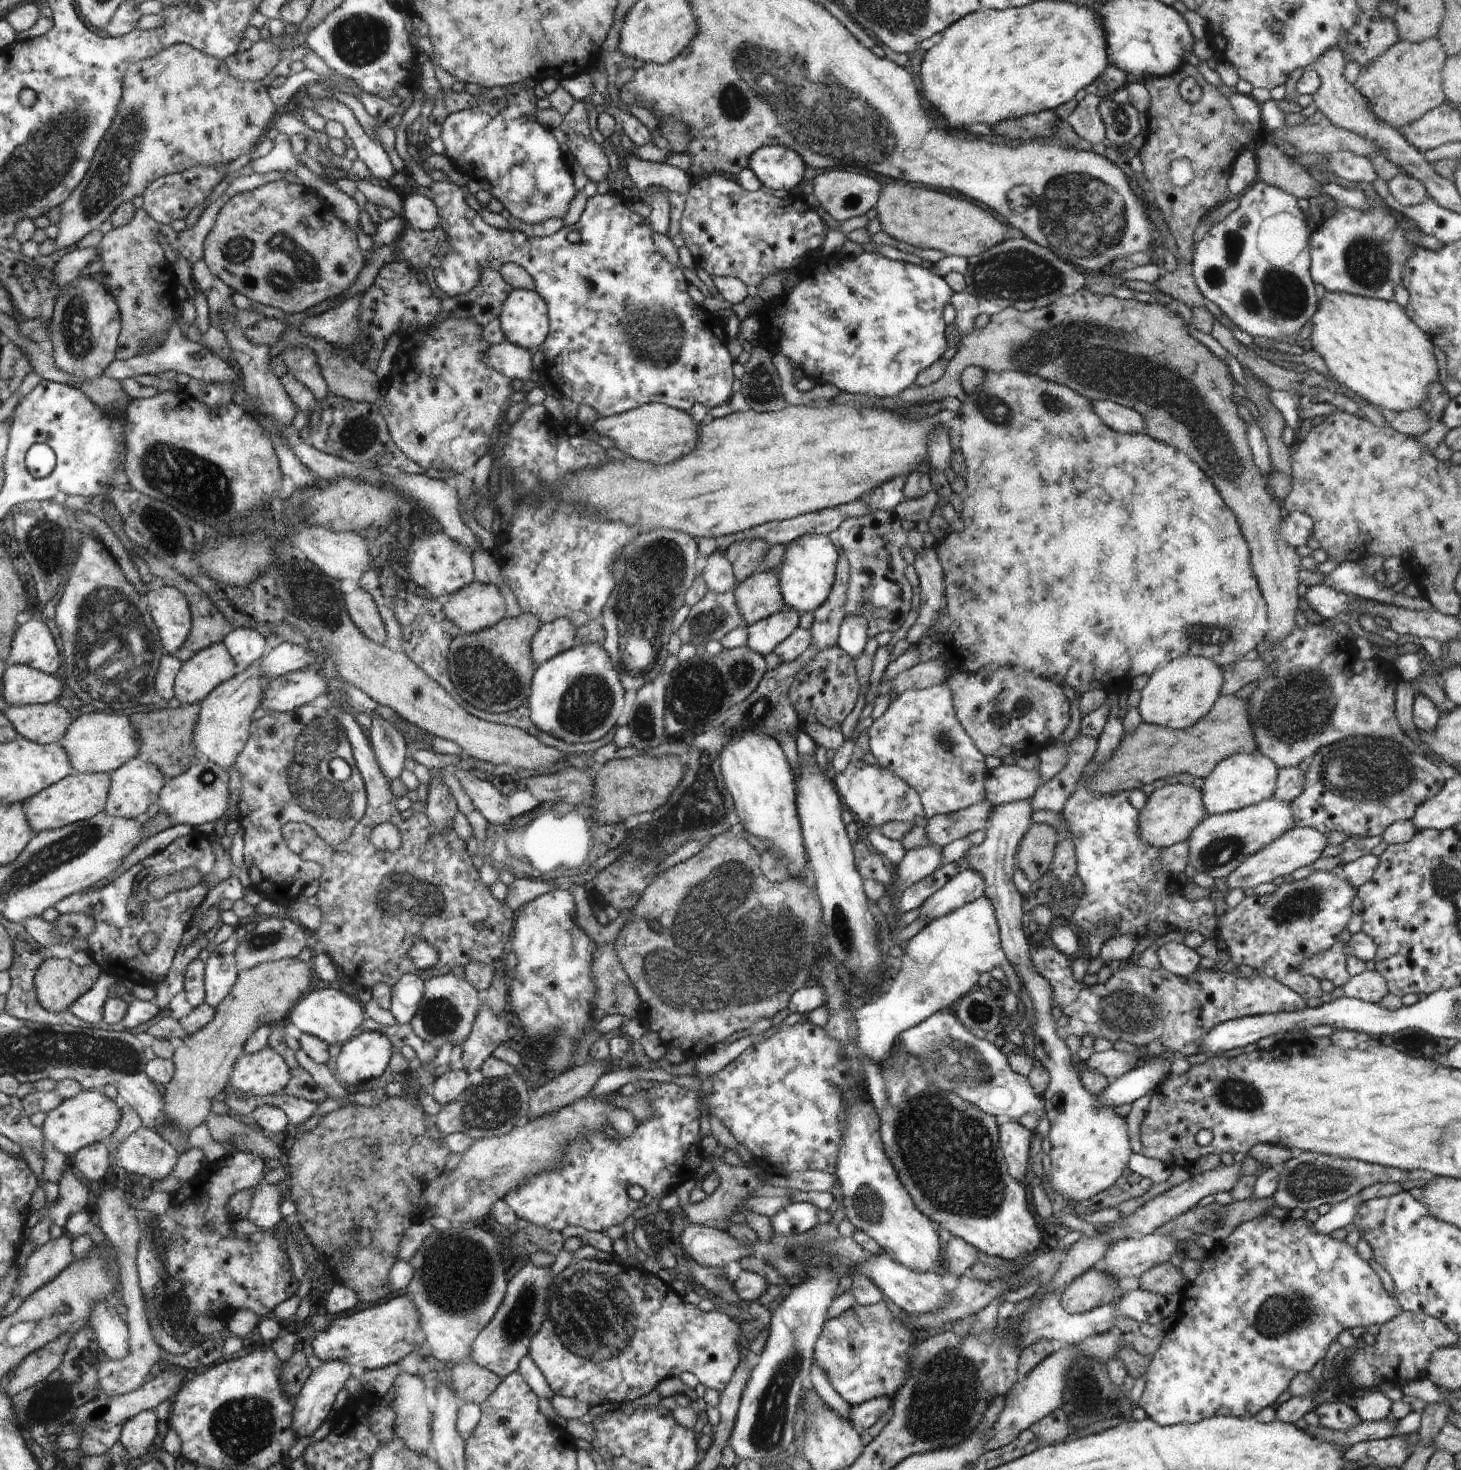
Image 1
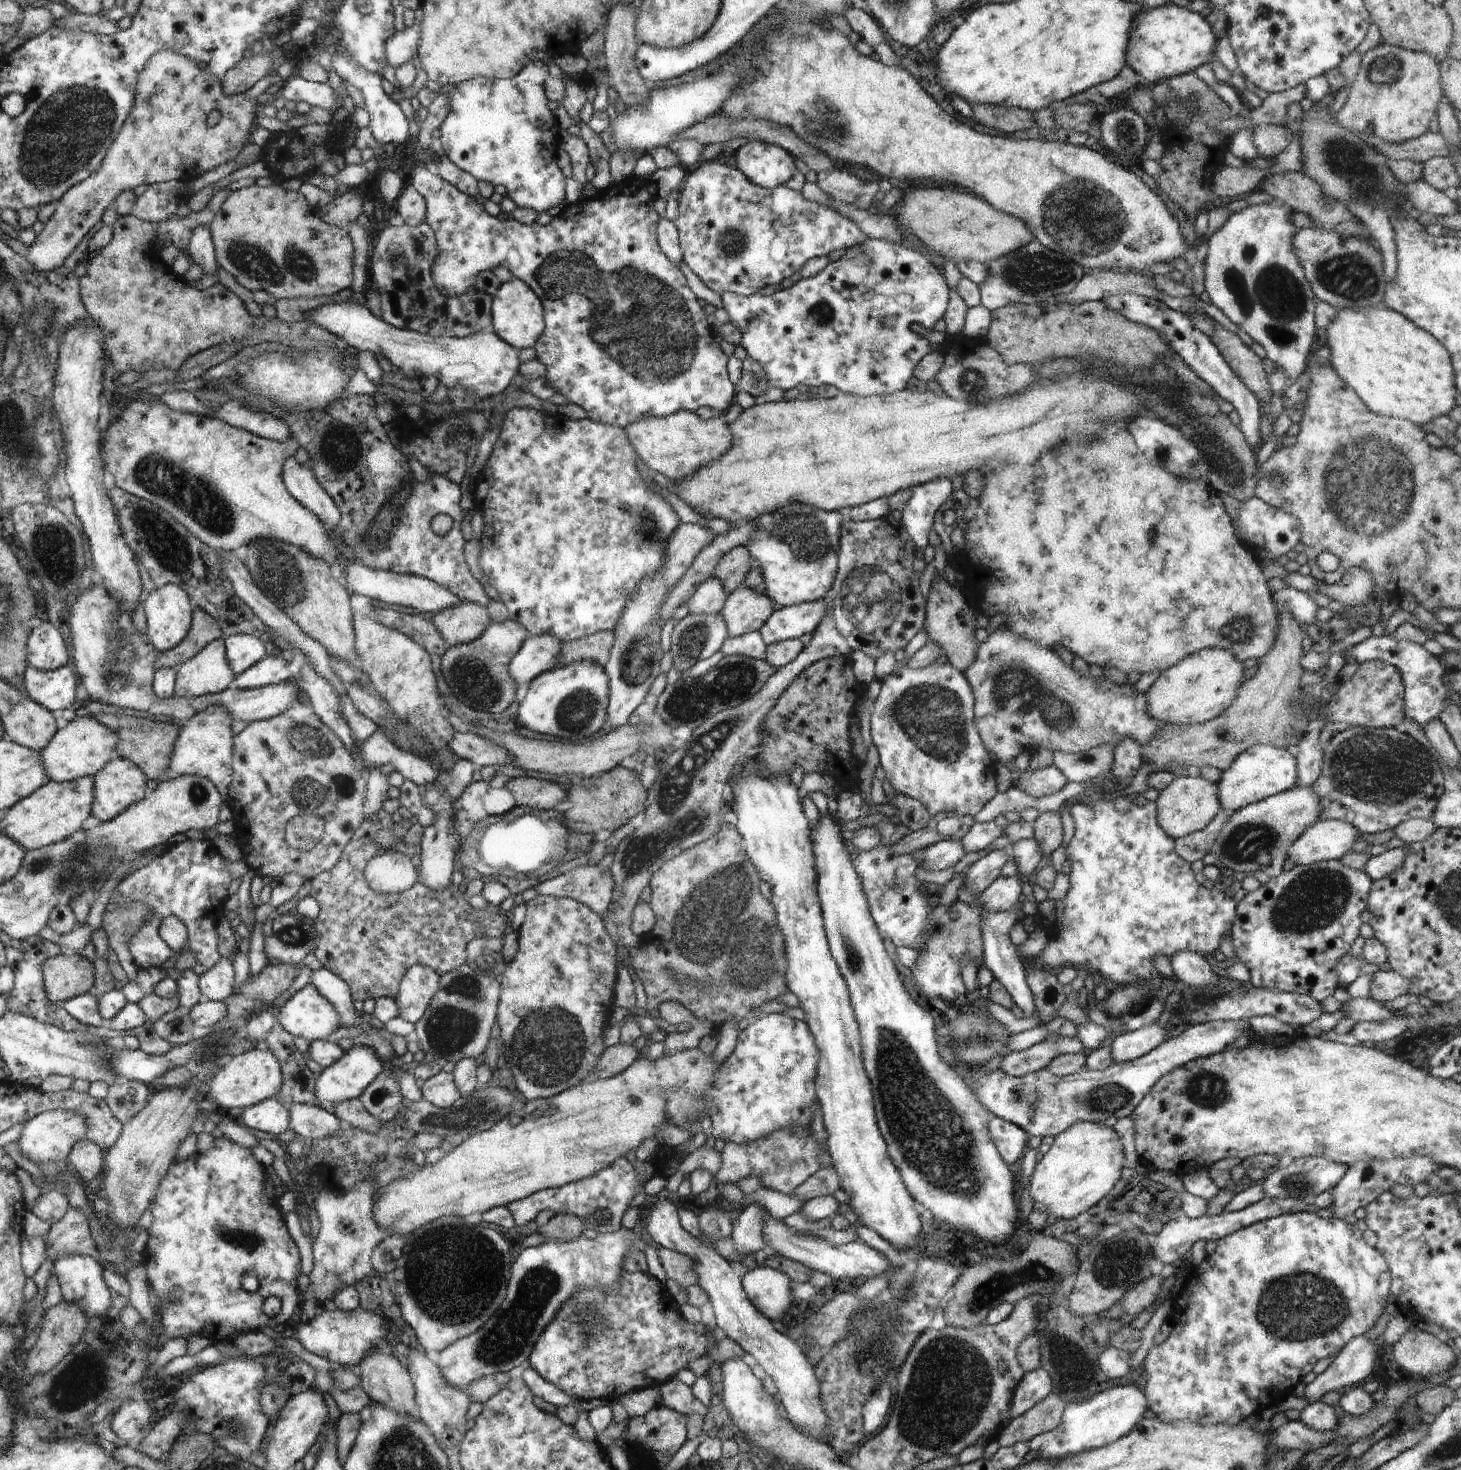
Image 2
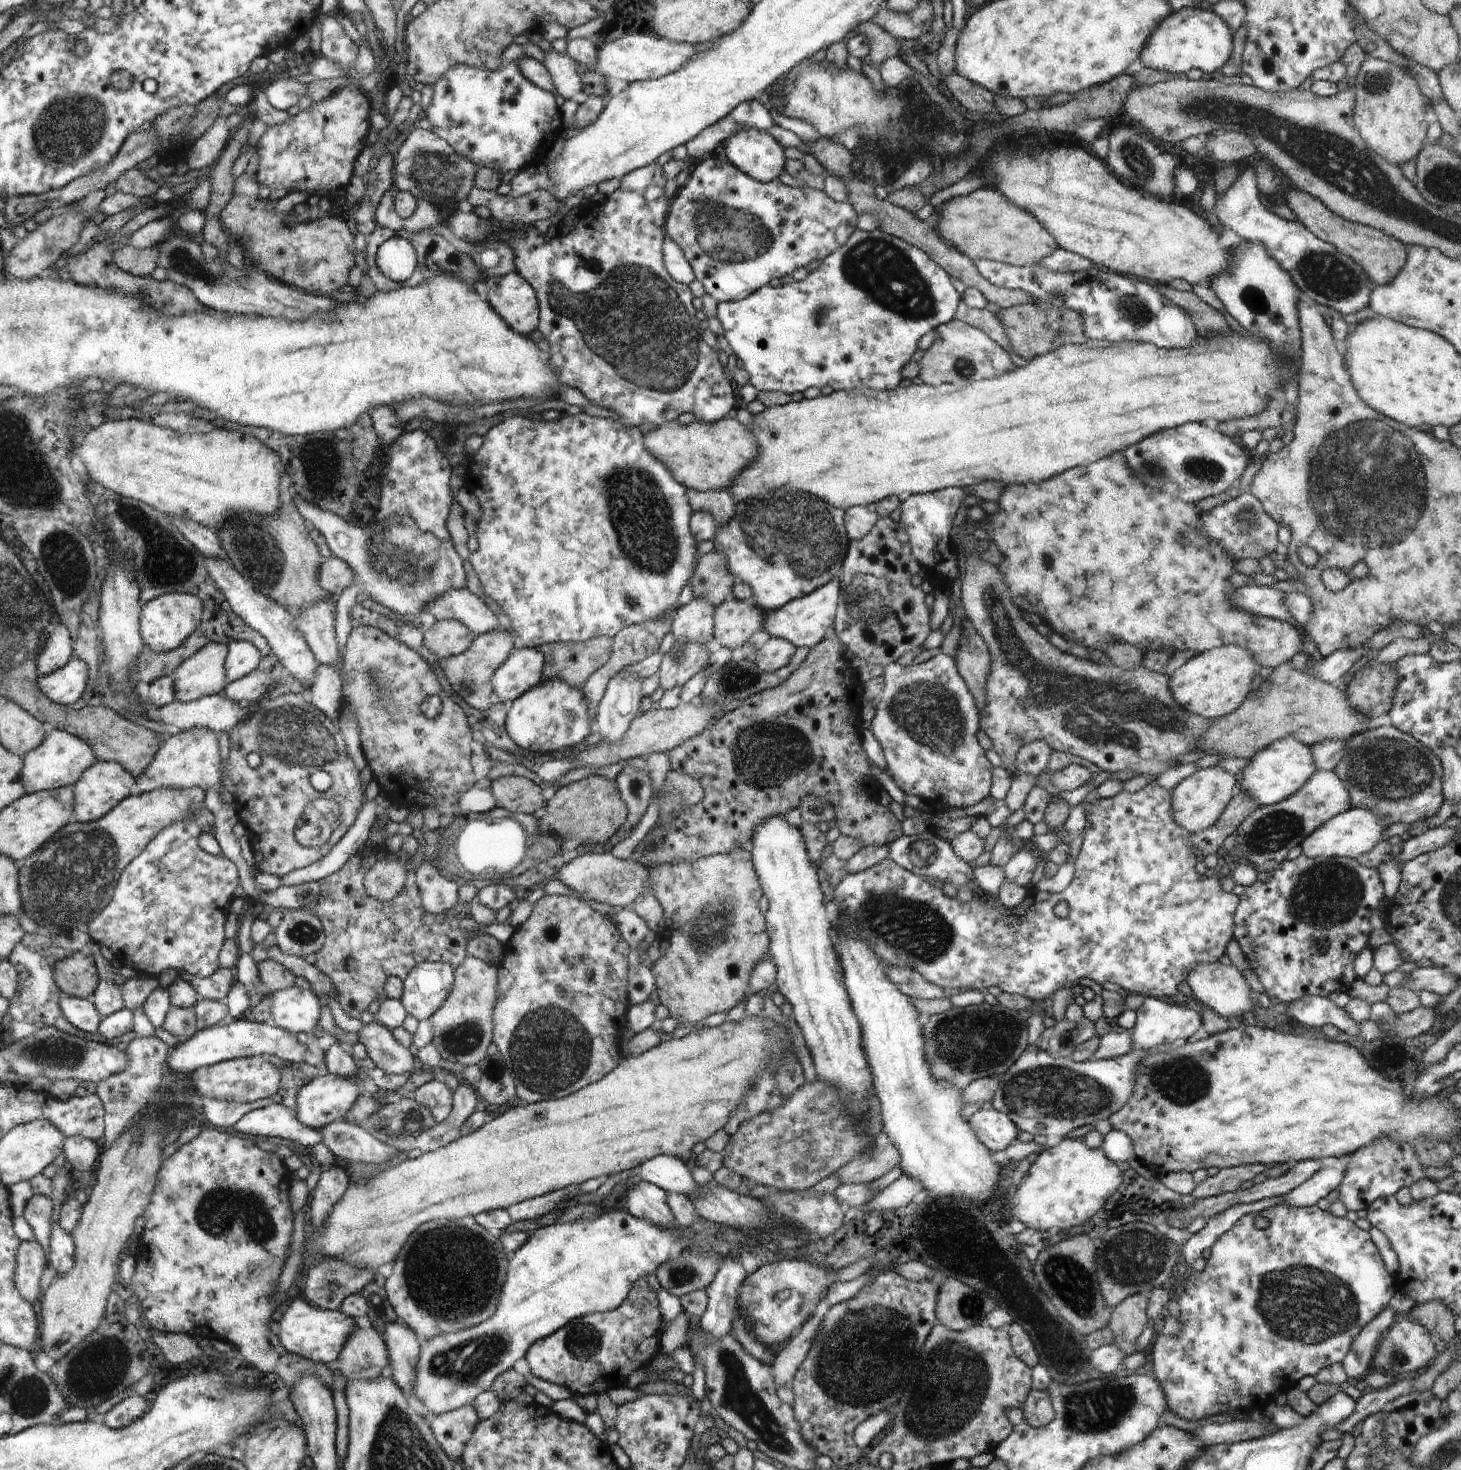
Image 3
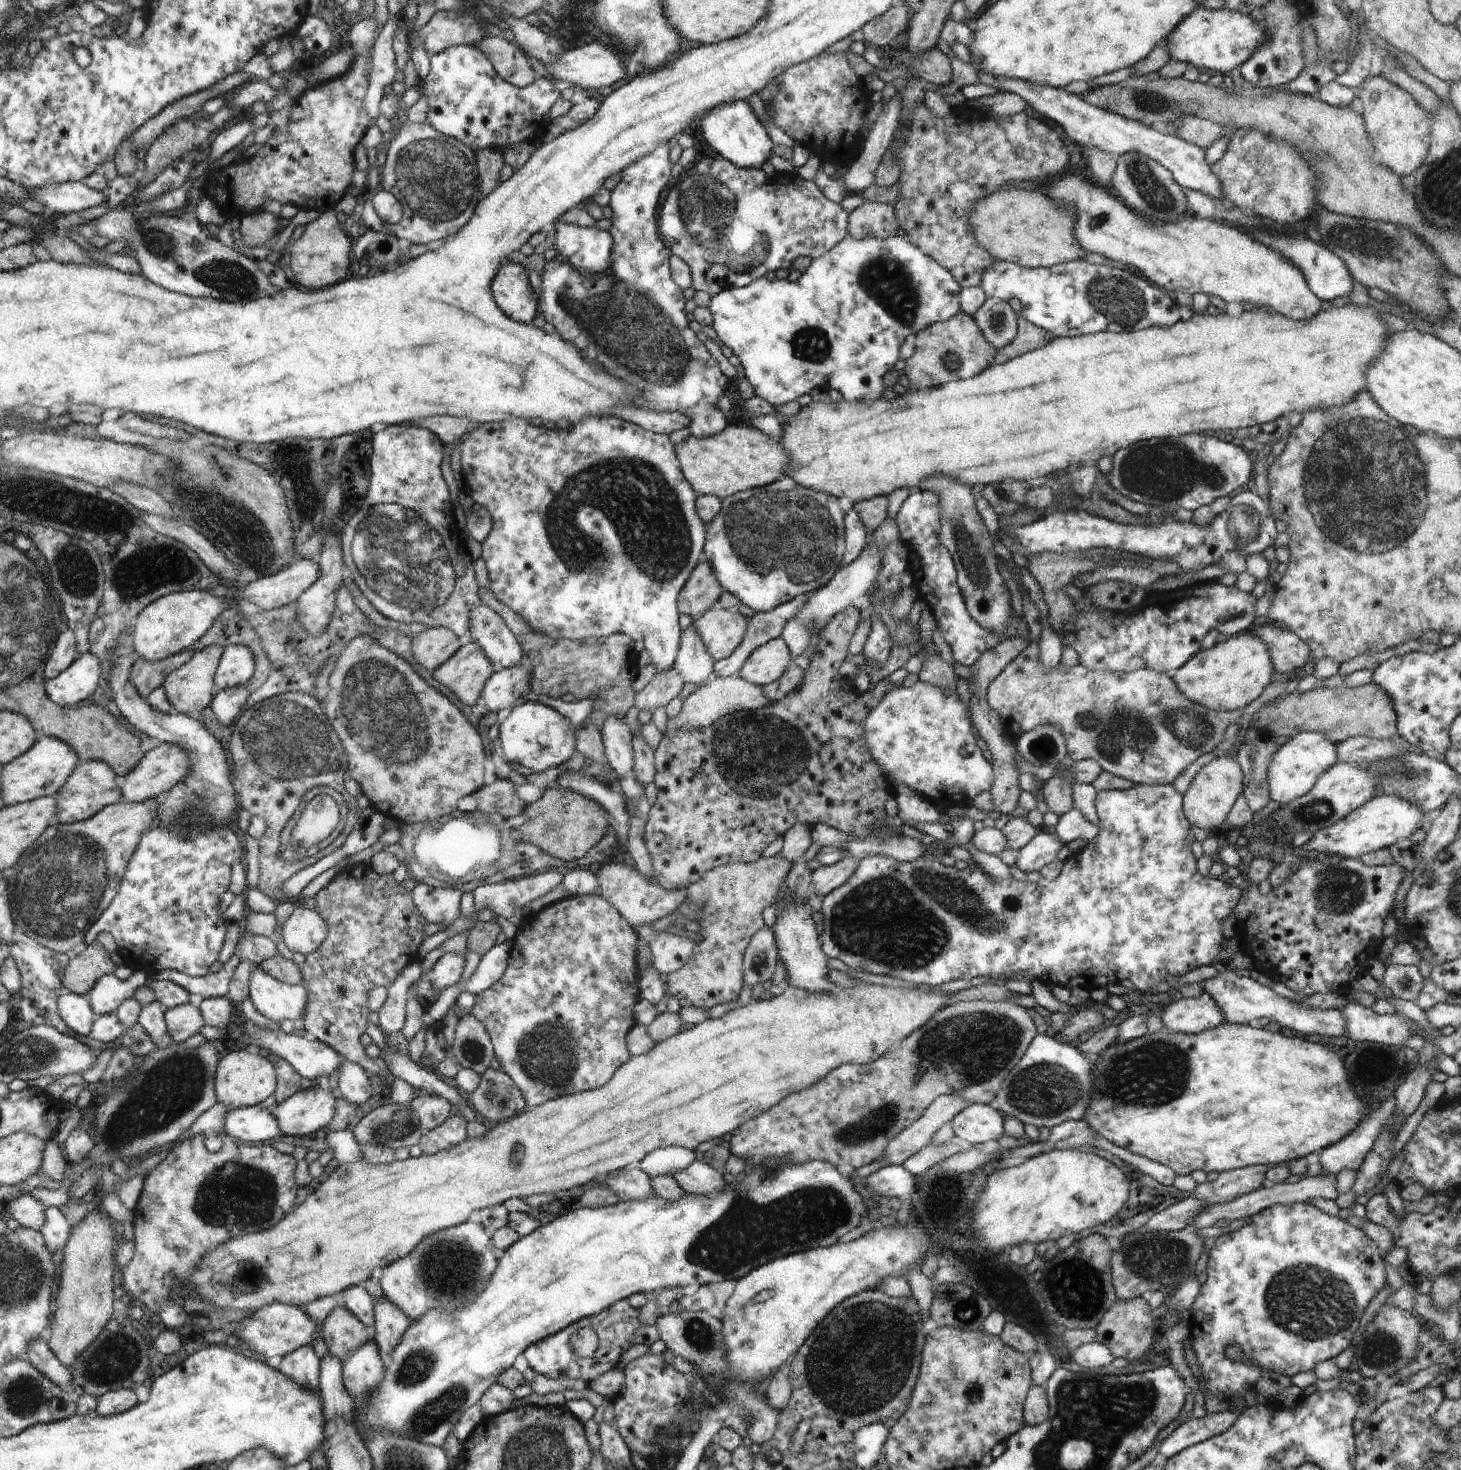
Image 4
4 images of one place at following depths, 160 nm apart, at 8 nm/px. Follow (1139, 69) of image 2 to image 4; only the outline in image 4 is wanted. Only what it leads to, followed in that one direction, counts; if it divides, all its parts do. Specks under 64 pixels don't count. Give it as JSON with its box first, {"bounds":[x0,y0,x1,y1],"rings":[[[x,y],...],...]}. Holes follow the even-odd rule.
{"bounds":[1166,5,1266,76],"rings":[[[1198,5],[1172,29],[1166,40],[1170,56],[1175,61],[1224,76],[1246,62],[1255,48],[1263,44],[1266,34],[1262,23],[1255,22],[1250,15],[1228,9],[1210,10]]]}

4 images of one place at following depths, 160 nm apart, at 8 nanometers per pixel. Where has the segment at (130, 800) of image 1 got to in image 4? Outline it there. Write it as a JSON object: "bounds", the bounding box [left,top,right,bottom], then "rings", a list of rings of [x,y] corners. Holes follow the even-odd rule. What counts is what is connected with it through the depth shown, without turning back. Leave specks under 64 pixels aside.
{"bounds":[56,760,124,823],"rings":[[[93,760],[82,762],[74,771],[72,778],[56,795],[59,800],[58,822],[77,823],[95,817],[107,806],[124,800],[122,778],[106,761]]]}

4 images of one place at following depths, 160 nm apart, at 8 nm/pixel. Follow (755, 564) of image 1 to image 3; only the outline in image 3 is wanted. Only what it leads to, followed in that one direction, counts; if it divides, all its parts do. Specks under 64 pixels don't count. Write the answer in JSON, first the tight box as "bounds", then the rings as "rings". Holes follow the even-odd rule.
{"bounds":[692,550,736,607],"rings":[[[712,550],[699,558],[692,576],[694,597],[708,599],[715,607],[734,598],[736,578],[728,568],[724,551]]]}

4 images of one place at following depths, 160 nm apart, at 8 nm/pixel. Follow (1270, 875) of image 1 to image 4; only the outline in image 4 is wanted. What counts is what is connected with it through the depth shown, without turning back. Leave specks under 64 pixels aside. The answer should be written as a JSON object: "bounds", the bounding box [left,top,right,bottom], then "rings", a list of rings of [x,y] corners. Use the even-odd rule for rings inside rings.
{"bounds":[1301,796,1431,859],"rings":[[[1374,796],[1343,819],[1313,833],[1312,838],[1303,844],[1301,852],[1319,856],[1330,854],[1338,855],[1341,858],[1358,859],[1363,854],[1389,848],[1398,840],[1408,838],[1418,828],[1425,827],[1430,817],[1431,815],[1425,815],[1420,809],[1400,797]]]}

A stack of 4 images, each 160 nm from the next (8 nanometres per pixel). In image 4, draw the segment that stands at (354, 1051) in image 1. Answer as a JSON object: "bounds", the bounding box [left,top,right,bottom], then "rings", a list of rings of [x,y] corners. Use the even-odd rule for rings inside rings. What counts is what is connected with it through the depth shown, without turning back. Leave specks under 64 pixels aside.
{"bounds":[271,1086,336,1136],"rings":[[[320,1086],[310,1087],[289,1096],[279,1105],[275,1104],[271,1110],[279,1120],[282,1134],[286,1136],[309,1136],[330,1124],[336,1114],[336,1099],[332,1090],[325,1090]]]}

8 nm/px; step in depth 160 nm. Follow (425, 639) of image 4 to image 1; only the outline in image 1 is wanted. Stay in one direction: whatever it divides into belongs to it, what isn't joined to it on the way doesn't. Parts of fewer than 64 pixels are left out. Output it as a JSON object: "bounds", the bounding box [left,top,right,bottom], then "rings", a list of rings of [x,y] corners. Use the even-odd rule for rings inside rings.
{"bounds":[443,580,506,633],"rings":[[[473,580],[450,595],[443,611],[464,633],[473,633],[502,620],[506,607],[496,585]]]}

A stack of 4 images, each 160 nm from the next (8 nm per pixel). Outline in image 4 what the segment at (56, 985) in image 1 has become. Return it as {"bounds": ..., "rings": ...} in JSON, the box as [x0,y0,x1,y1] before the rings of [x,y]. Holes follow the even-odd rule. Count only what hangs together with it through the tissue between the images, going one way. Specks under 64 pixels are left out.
{"bounds":[64,945,117,994],"rings":[[[89,945],[84,952],[71,960],[64,984],[69,992],[88,994],[104,976],[114,975],[117,967],[106,948]]]}

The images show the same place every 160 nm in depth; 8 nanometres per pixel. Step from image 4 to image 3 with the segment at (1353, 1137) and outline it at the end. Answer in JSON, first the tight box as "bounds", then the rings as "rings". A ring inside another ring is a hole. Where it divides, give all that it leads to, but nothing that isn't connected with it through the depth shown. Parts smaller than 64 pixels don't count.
{"bounds":[1280,1160,1346,1207],"rings":[[[1346,1160],[1336,1162],[1336,1166],[1323,1166],[1294,1190],[1282,1195],[1280,1204],[1288,1207],[1311,1207],[1316,1205],[1318,1200],[1326,1198],[1330,1191],[1337,1188],[1345,1168]]]}

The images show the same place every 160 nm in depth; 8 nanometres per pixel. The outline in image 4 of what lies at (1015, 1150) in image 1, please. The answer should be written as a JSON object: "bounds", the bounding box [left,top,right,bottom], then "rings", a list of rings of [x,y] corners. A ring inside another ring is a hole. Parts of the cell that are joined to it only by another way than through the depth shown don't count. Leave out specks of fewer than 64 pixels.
{"bounds":[953,1103,1004,1146],"rings":[[[972,1103],[961,1110],[953,1119],[954,1134],[975,1146],[988,1140],[998,1140],[1004,1135],[1002,1112],[995,1106]]]}

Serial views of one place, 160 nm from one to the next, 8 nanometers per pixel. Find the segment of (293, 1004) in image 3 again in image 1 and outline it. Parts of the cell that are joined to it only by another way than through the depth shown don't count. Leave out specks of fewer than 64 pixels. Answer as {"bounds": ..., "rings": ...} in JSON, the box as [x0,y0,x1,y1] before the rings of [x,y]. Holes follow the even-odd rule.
{"bounds":[286,987,364,1046],"rings":[[[330,987],[314,989],[308,993],[308,996],[304,996],[291,1008],[286,1024],[294,1027],[297,1034],[308,1033],[320,1037],[329,1045],[340,1044],[342,1046],[354,1032],[360,1030],[362,1022],[364,1022],[364,1010],[362,1010],[362,1003],[358,1002],[358,998],[348,995],[340,988]]]}

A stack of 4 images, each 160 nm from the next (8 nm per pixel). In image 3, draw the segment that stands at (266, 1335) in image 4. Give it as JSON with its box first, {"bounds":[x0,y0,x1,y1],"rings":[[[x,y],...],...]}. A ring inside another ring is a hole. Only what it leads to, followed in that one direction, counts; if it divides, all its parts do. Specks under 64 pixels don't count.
{"bounds":[275,1297,359,1365],"rings":[[[291,1297],[279,1314],[280,1332],[275,1341],[281,1346],[283,1353],[294,1353],[307,1358],[313,1363],[332,1365],[340,1356],[345,1343],[351,1339],[351,1334],[359,1325],[358,1320],[347,1317],[342,1311],[329,1311],[310,1306],[304,1300]]]}

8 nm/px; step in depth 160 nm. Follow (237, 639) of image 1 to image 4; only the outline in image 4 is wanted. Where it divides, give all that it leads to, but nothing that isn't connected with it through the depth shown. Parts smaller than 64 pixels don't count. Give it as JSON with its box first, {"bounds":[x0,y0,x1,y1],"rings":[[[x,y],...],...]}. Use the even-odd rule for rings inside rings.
{"bounds":[215,644,255,690],"rings":[[[242,644],[223,648],[222,662],[215,672],[215,690],[246,685],[255,671],[252,651]]]}

